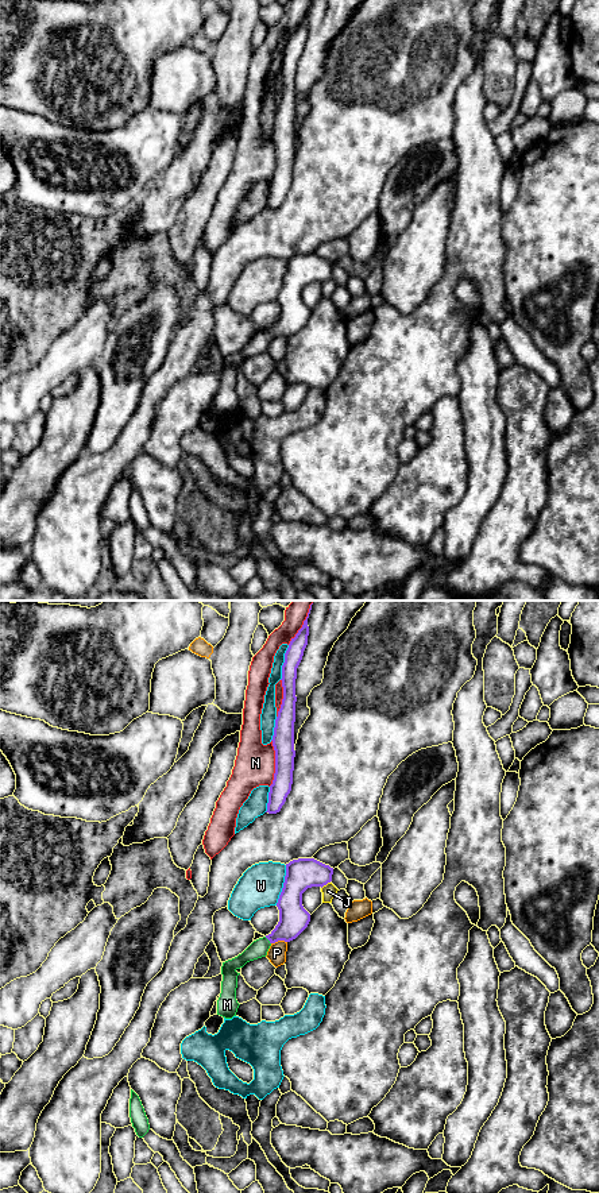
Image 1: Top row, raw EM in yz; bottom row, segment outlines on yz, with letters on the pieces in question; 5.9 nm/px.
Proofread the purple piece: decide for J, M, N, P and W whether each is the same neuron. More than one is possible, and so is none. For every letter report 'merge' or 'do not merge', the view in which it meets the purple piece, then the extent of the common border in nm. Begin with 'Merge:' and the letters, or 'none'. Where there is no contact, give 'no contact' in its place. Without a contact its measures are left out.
Merge: M
J: do not merge | yz | 70 nm
M: merge | yz | 60 nm
N: do not merge | yz | 280 nm
P: do not merge | yz | 100 nm
W: do not merge | yz | 240 nm

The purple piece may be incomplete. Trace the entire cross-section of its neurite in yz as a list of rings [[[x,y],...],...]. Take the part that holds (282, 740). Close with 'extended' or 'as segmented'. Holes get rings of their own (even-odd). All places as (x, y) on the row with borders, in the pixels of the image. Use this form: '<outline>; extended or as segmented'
[[[312,605],[302,628],[294,638],[291,638],[285,653],[285,663],[282,665],[282,687],[283,699],[278,717],[275,719],[273,746],[275,750],[275,773],[273,784],[270,785],[267,811],[277,814],[281,811],[291,791],[293,771],[294,771],[294,722],[295,722],[295,679],[297,668],[302,660],[304,650],[308,645],[309,626],[308,618]]]; as segmented

